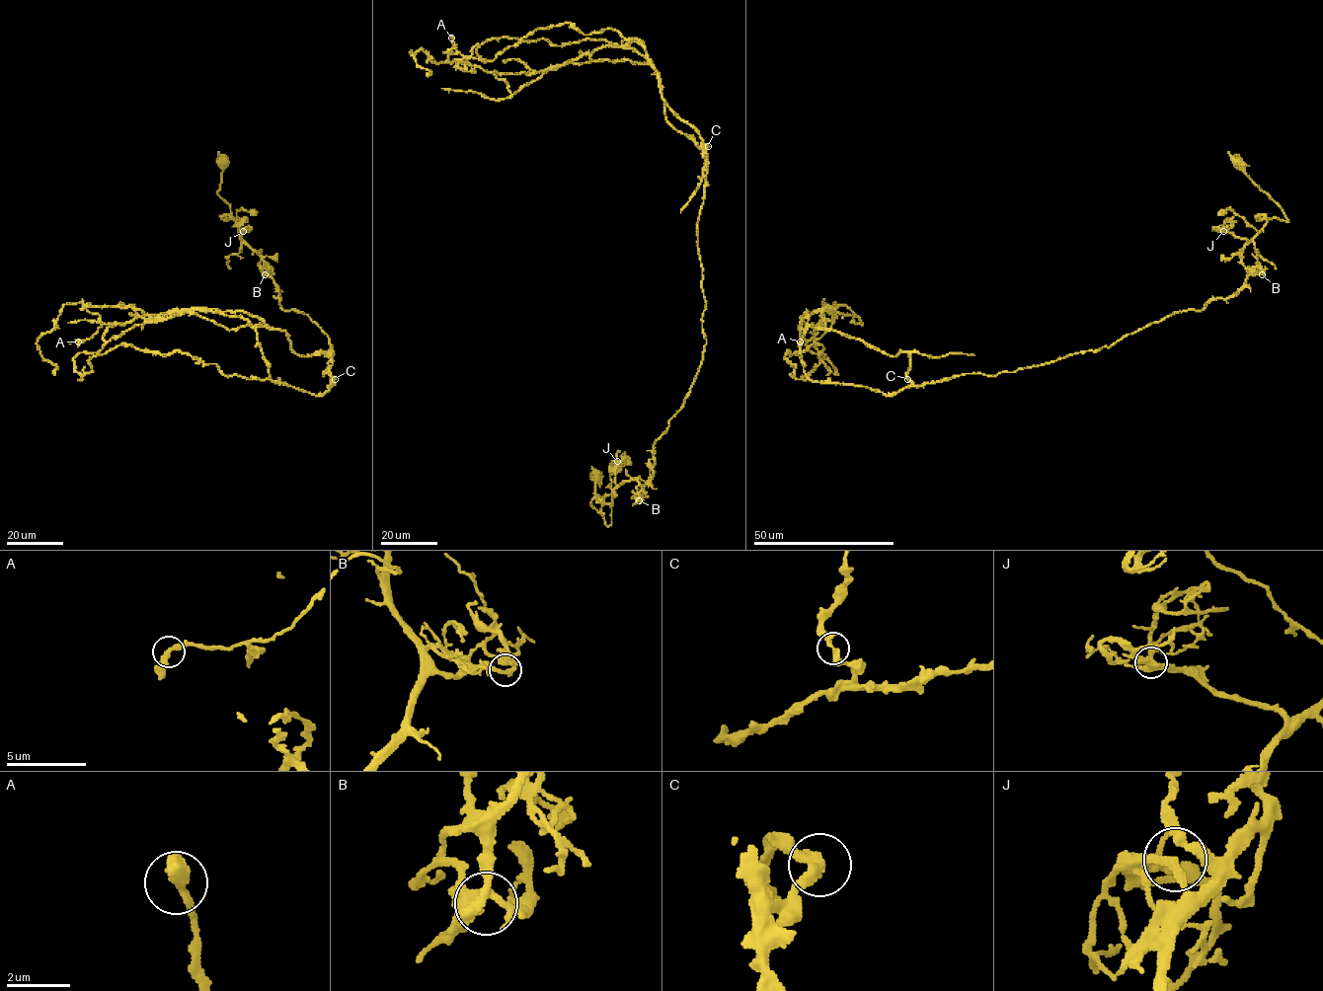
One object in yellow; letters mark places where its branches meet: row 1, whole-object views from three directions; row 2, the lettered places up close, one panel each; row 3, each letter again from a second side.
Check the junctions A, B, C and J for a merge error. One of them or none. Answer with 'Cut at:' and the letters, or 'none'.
Cut at: C

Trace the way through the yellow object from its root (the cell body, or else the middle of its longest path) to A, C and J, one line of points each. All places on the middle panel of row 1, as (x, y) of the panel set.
A: (596, 476), (608, 526), (699, 371), (707, 147), (666, 119), (649, 64), (465, 71), (452, 38)
C: (596, 476), (591, 504), (608, 526), (612, 492), (651, 481), (655, 442), (699, 371), (708, 146)
J: (596, 476), (591, 504), (608, 526), (611, 523), (612, 492), (617, 486), (617, 461)

